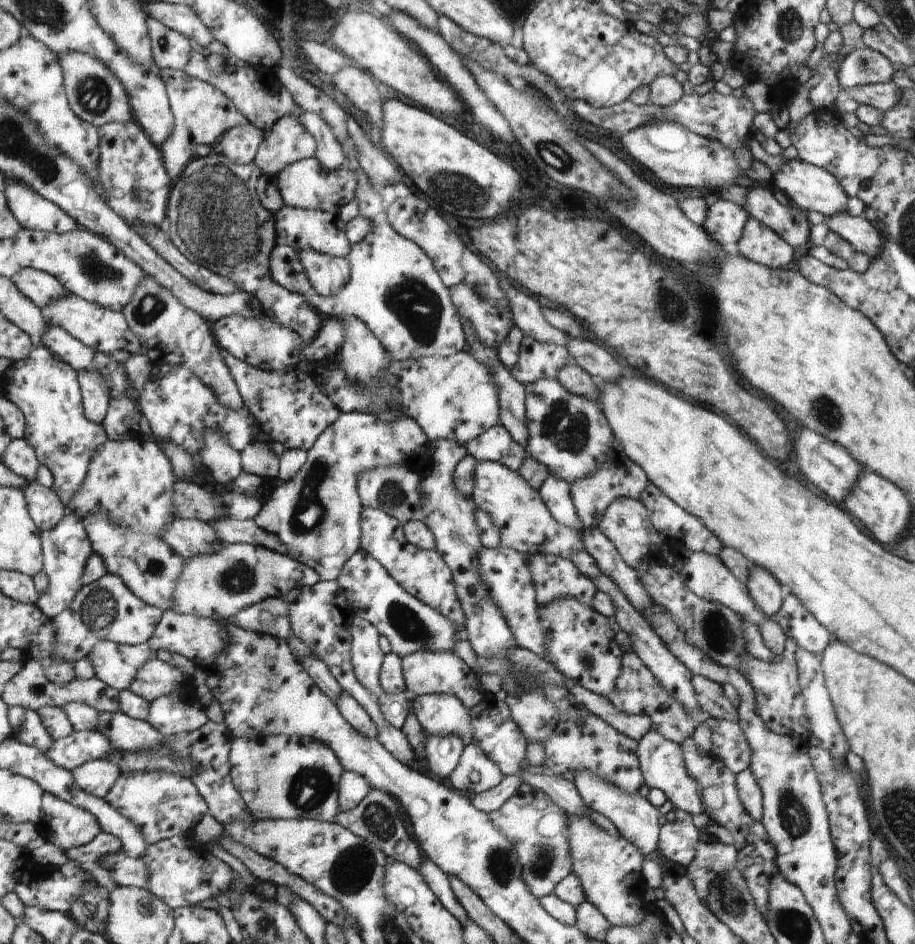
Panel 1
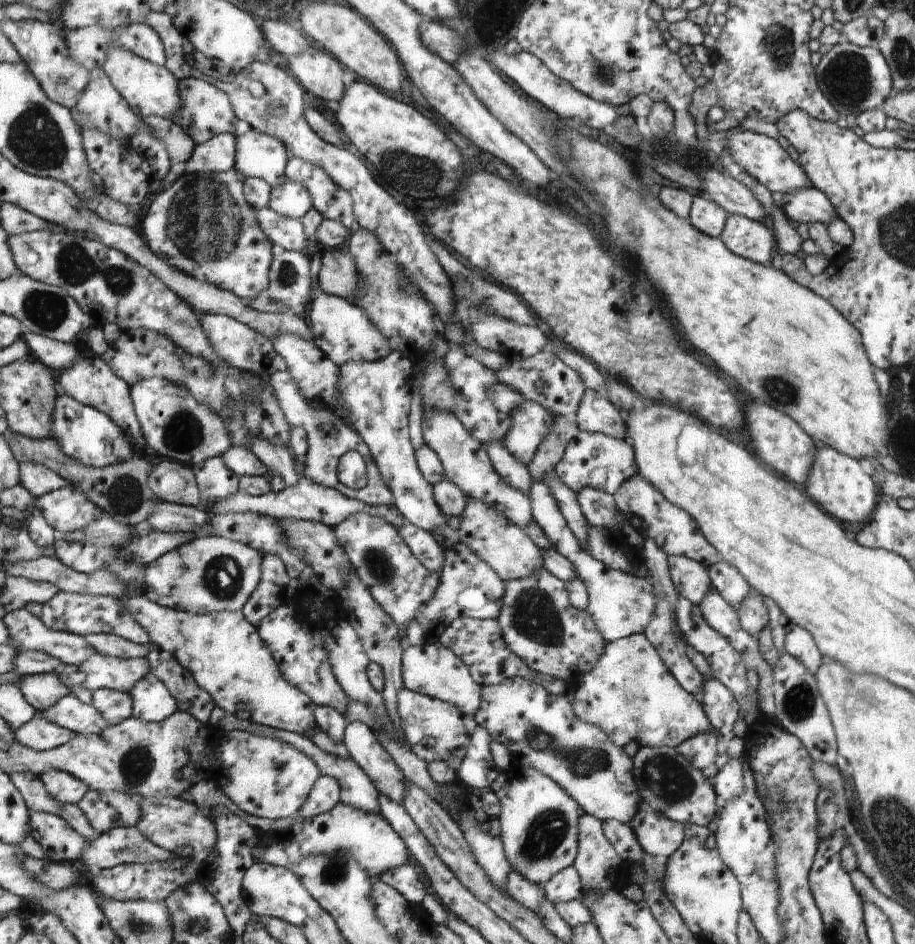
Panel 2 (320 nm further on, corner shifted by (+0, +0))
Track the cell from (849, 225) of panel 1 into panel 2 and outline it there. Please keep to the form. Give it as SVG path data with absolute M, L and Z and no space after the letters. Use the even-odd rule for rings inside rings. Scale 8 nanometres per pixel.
M812 186L783 194L781 207L790 220L805 224L826 224L831 218L838 217L829 198Z

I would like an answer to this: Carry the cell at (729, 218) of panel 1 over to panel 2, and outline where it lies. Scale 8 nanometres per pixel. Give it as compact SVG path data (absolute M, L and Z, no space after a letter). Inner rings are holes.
M701 194L694 195L688 220L700 232L711 237L718 237L724 228L727 216L727 212L721 206Z

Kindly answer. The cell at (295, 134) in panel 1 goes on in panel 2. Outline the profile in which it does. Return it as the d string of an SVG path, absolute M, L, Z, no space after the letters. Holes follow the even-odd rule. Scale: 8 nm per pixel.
M250 129L236 136L236 169L245 178L264 179L271 187L288 181L286 168L289 156L286 144L280 139Z

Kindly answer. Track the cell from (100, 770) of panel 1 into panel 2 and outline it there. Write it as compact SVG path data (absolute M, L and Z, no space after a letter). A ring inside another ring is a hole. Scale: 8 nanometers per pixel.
M49 770L38 776L48 794L62 804L77 805L90 790L84 781L68 771Z

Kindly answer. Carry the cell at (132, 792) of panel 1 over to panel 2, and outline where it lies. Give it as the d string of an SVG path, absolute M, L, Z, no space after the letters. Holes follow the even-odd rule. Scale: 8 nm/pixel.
M88 790L83 800L78 802L80 810L88 819L88 822L99 832L106 833L107 830L116 827L134 827L140 822L142 816L142 802L144 798L140 795L131 795L120 791L97 791Z

